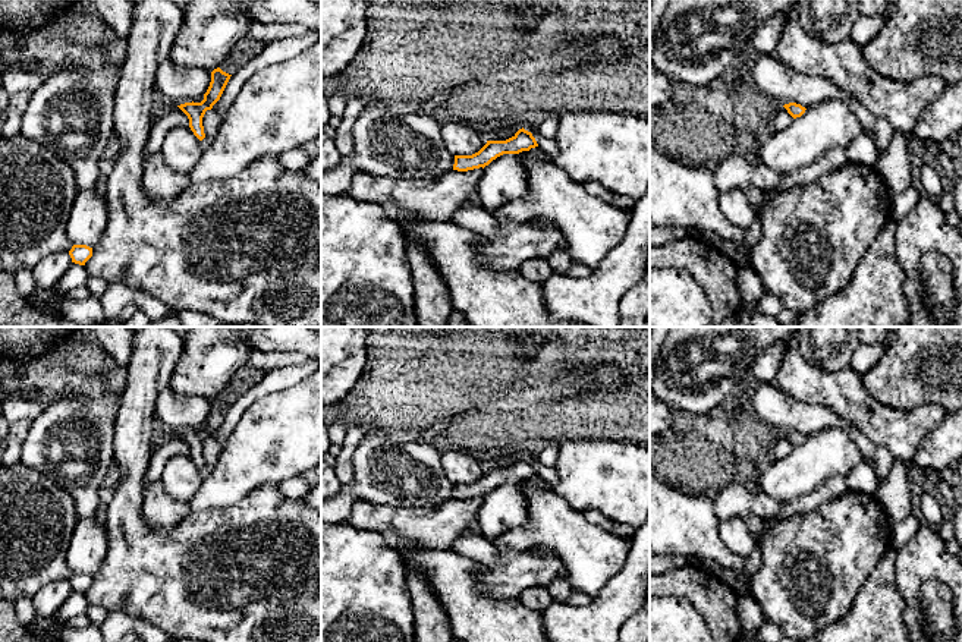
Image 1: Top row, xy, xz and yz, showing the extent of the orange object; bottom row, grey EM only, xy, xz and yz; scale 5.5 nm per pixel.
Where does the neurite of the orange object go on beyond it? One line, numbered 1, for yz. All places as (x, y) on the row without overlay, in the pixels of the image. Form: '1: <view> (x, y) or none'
1: none

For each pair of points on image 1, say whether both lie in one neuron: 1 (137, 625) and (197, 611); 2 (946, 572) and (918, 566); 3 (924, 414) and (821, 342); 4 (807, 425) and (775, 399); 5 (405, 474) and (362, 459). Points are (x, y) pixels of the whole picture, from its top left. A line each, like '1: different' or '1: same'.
1: different
2: same
3: different
4: same
5: same

